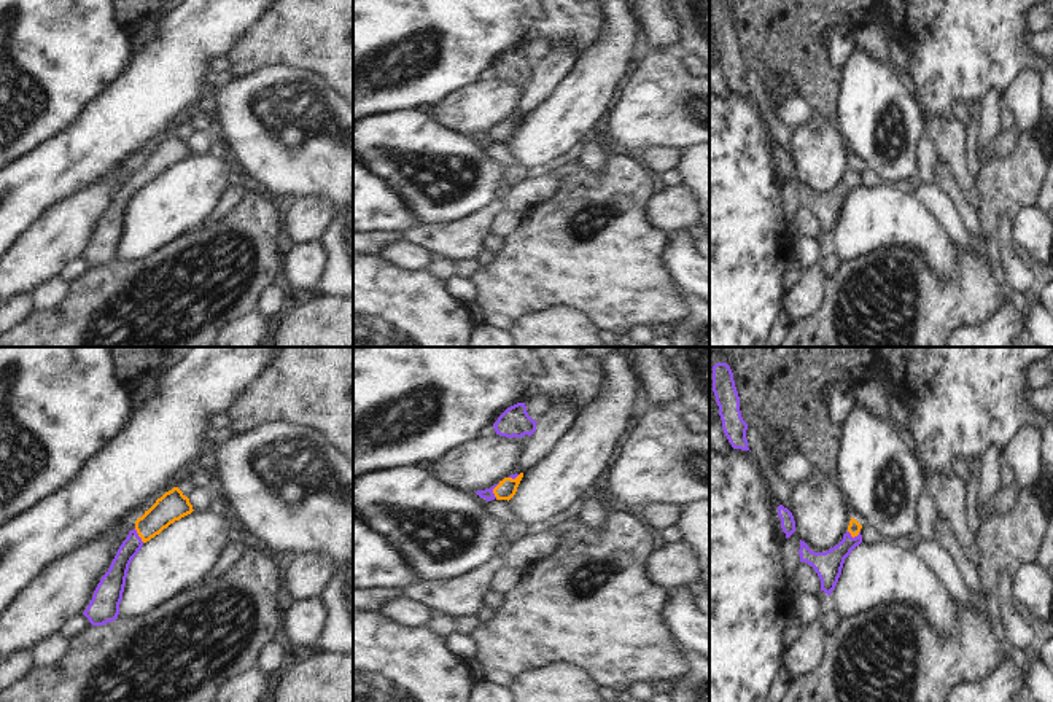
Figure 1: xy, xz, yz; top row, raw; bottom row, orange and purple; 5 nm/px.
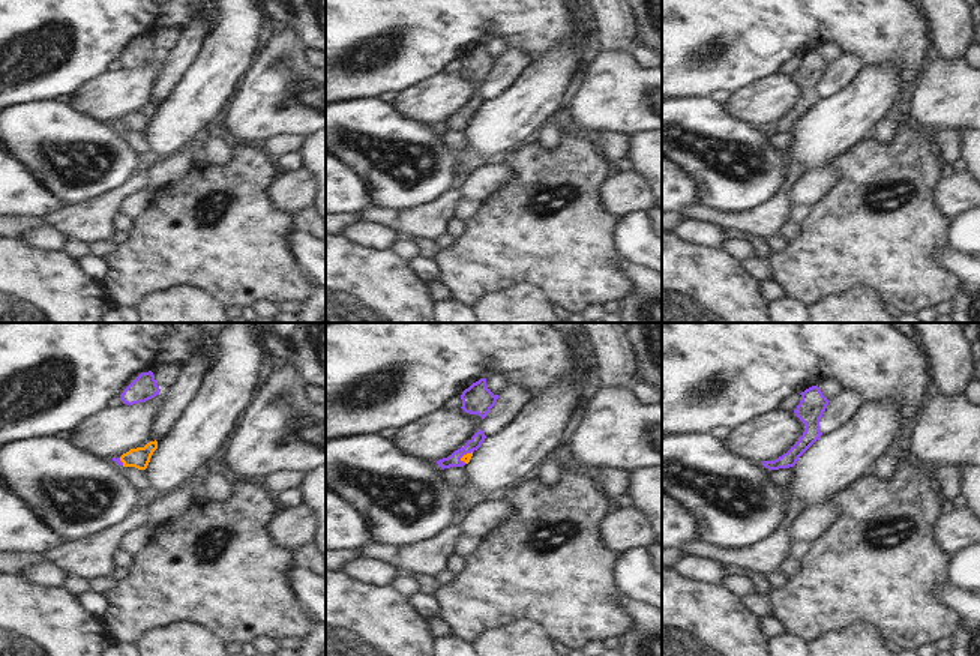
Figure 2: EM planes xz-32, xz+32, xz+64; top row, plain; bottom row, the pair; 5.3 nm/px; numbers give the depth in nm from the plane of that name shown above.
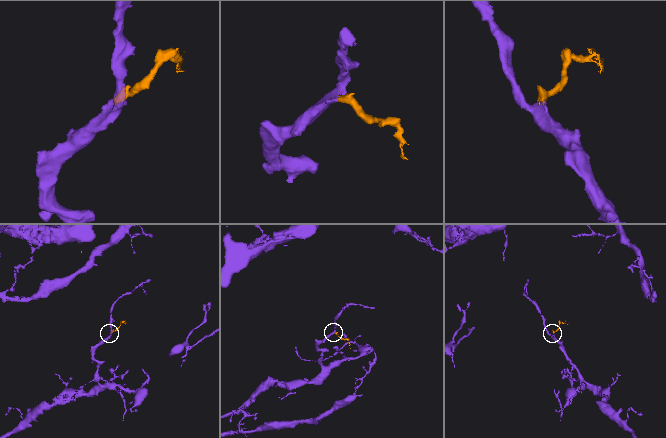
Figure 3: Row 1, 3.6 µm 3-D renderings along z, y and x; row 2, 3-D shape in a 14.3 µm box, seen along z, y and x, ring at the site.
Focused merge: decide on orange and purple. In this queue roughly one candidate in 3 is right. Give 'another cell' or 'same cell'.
same cell

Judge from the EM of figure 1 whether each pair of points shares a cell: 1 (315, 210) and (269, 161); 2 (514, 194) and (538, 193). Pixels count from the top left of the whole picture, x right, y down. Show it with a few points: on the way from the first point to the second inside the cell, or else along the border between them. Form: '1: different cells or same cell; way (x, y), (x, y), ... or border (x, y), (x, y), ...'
1: different cells; border (291, 201), (328, 199), (336, 209), (336, 220)
2: same cell; way (520, 194), (532, 193)

